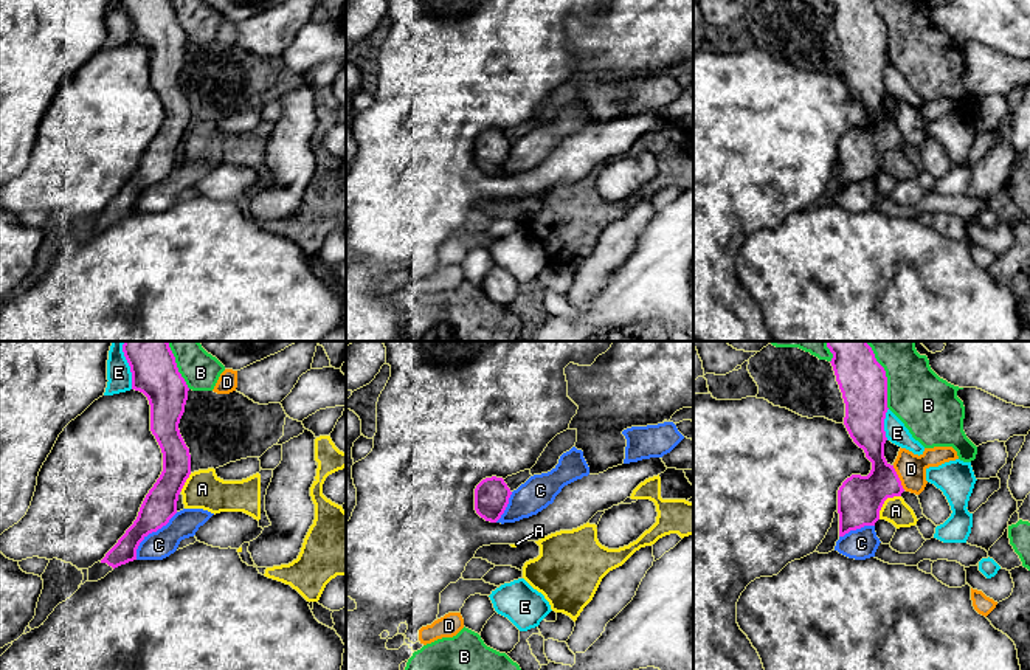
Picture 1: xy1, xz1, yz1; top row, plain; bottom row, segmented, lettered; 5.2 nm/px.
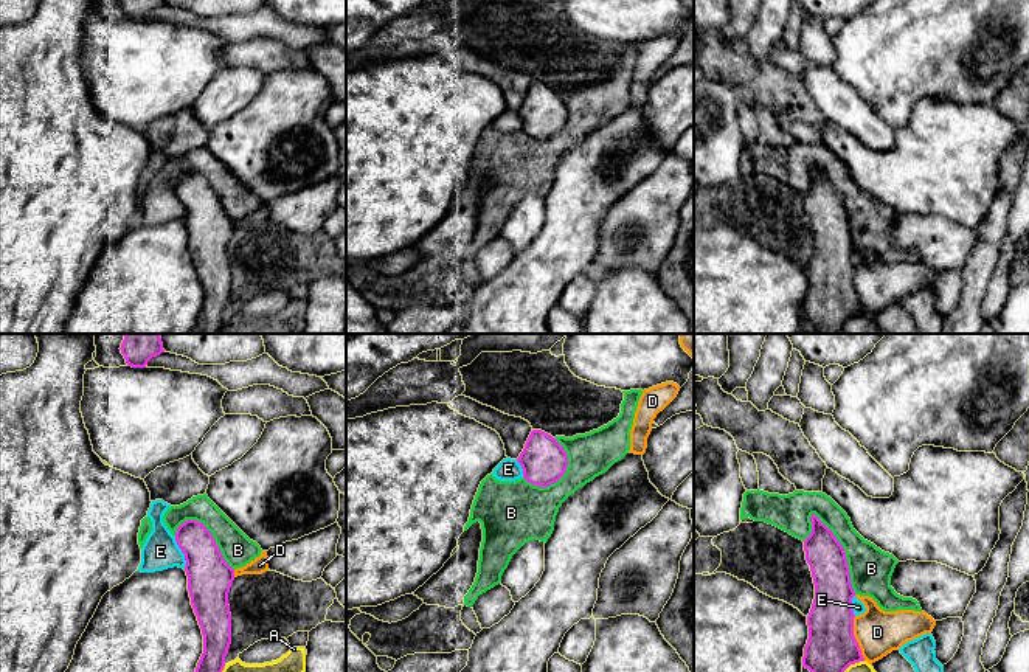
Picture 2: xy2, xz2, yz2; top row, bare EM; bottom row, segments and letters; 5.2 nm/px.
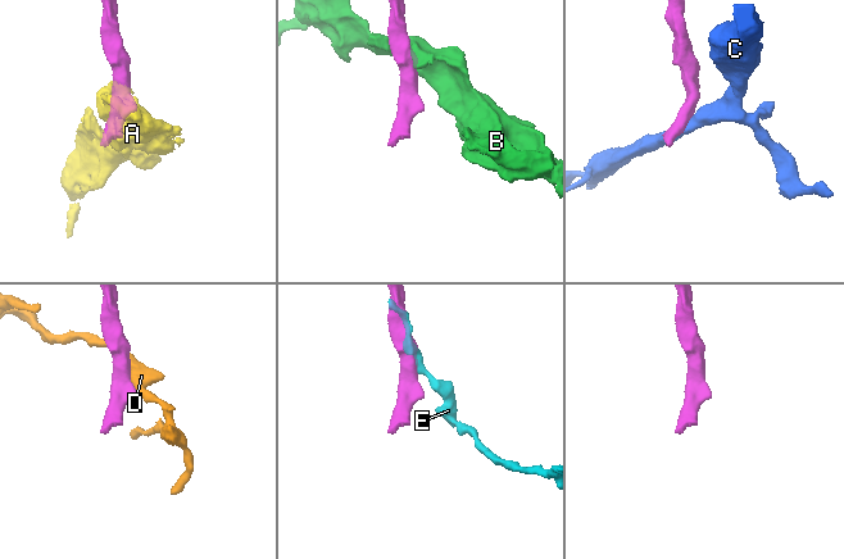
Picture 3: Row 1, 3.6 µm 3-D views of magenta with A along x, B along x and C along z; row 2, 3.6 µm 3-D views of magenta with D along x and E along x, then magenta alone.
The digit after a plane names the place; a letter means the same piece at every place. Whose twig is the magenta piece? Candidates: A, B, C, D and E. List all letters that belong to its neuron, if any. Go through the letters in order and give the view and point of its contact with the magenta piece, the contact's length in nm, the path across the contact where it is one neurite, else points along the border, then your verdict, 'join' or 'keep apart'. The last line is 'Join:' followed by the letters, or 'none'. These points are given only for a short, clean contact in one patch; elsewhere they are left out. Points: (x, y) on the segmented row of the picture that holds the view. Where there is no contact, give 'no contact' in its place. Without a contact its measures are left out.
A: meets magenta in yz1 at (883, 503); contact 170 nm long; border along yz1 (900, 495), (889, 497), (884, 501), (878, 518); keep apart
B: meets magenta in yz2 at (845, 553); contact 480 nm long; keep apart
C: meets magenta in xy1 at (151, 532); contact 340 nm long; border along xy1 (177, 512), (140, 543), (135, 559); keep apart
D: meets magenta in yz2 at (854, 638); contact 240 nm long; keep apart
E: meets magenta in xy2 at (182, 551); contact 180 nm long; keep apart
Join: none

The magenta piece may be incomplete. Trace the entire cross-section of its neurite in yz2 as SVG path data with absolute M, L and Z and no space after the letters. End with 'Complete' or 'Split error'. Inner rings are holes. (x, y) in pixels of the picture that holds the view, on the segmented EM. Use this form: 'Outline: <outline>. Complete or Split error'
Outline: M815 514L810 521L812 532L802 542L815 599L807 616L802 667L810 672L844 672L851 664L864 661L854 636L855 591L843 545Z. Complete

